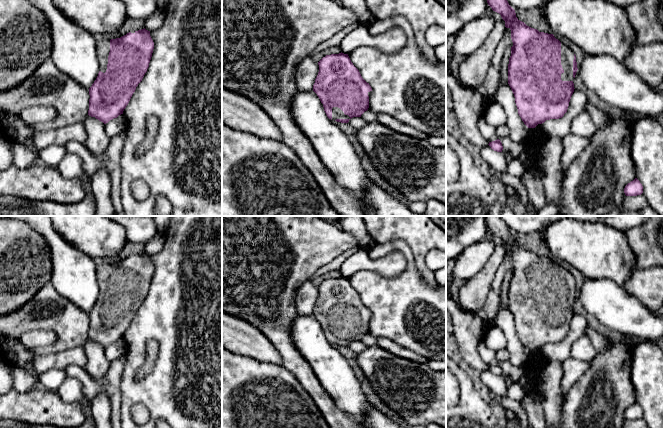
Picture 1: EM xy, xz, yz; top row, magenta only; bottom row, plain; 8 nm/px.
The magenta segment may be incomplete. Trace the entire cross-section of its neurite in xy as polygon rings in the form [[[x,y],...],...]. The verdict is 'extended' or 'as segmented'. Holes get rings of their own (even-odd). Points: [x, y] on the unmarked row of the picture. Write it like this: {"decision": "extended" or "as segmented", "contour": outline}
{"decision": "extended", "contour": [[[144,253],[127,257],[116,263],[97,266],[99,297],[89,312],[88,339],[104,348],[123,338],[138,308],[142,305],[152,281],[154,266],[150,255]]]}

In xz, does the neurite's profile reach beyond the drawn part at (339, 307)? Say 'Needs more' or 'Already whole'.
Needs more

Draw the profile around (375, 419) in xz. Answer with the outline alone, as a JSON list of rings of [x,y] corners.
[[[369,402],[365,425],[367,428],[403,428],[385,414],[377,410]]]

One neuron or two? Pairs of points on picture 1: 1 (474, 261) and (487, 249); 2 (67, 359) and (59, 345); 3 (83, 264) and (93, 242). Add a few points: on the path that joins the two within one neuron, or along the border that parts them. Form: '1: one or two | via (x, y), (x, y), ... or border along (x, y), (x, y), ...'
1: one | via (477, 258), (484, 251)
2: two | border along (81, 345), (39, 356)
3: two | border along (67, 242), (93, 259)

